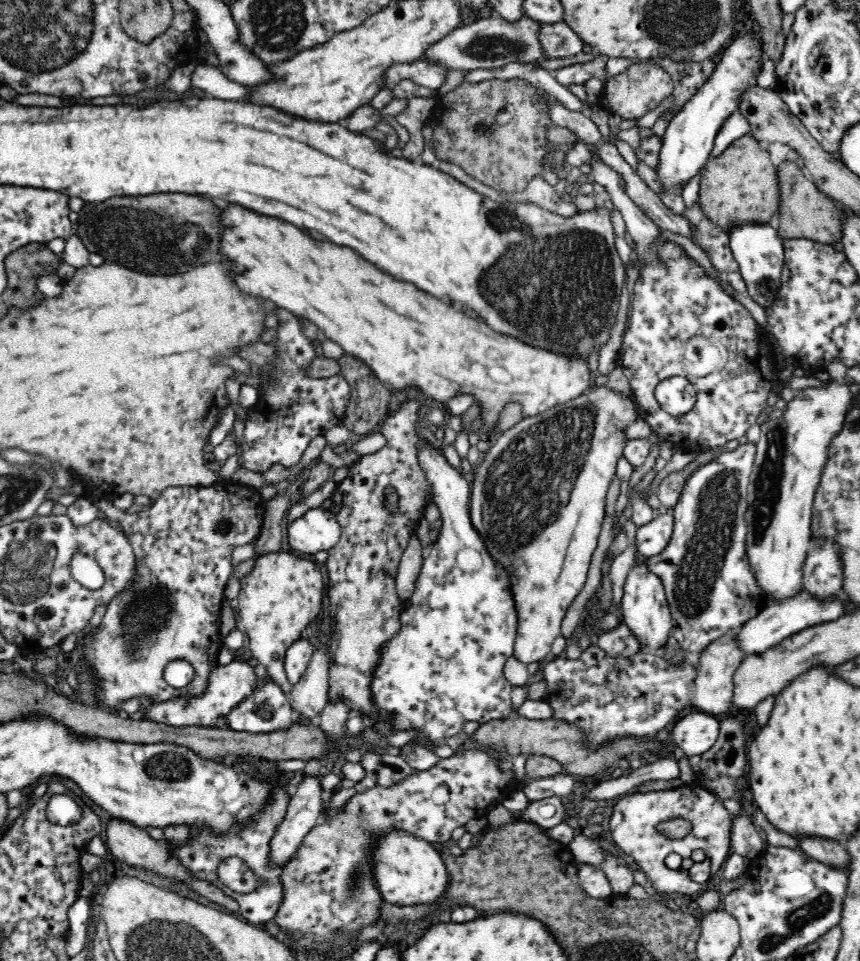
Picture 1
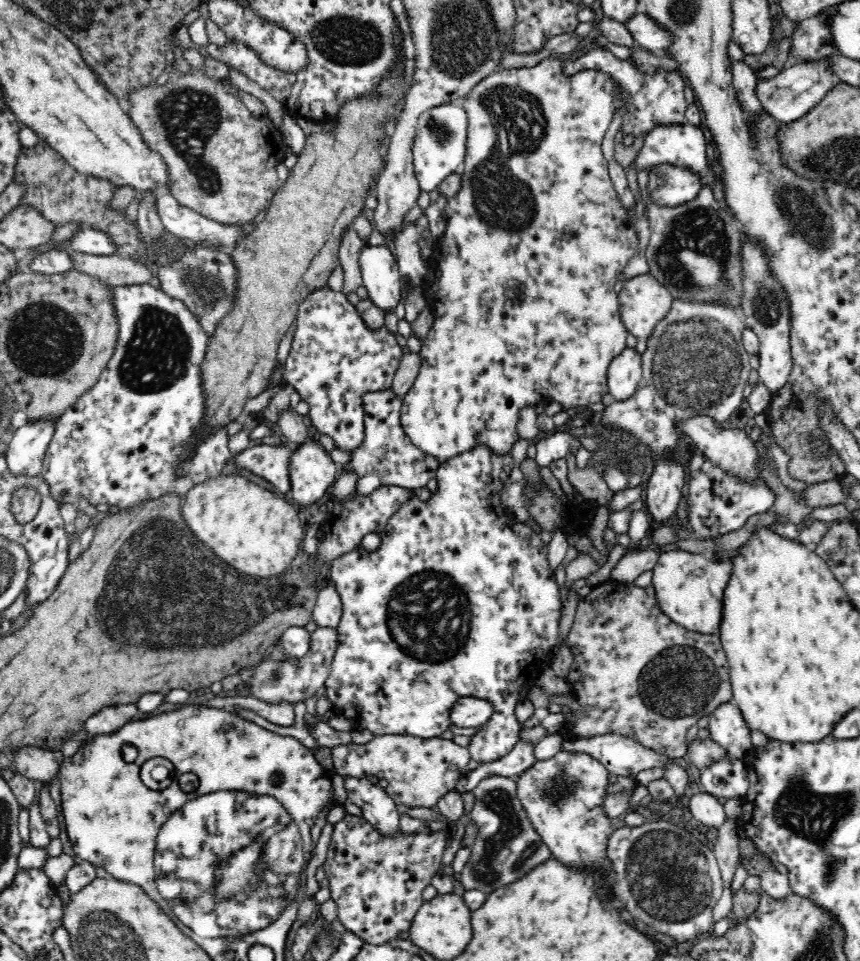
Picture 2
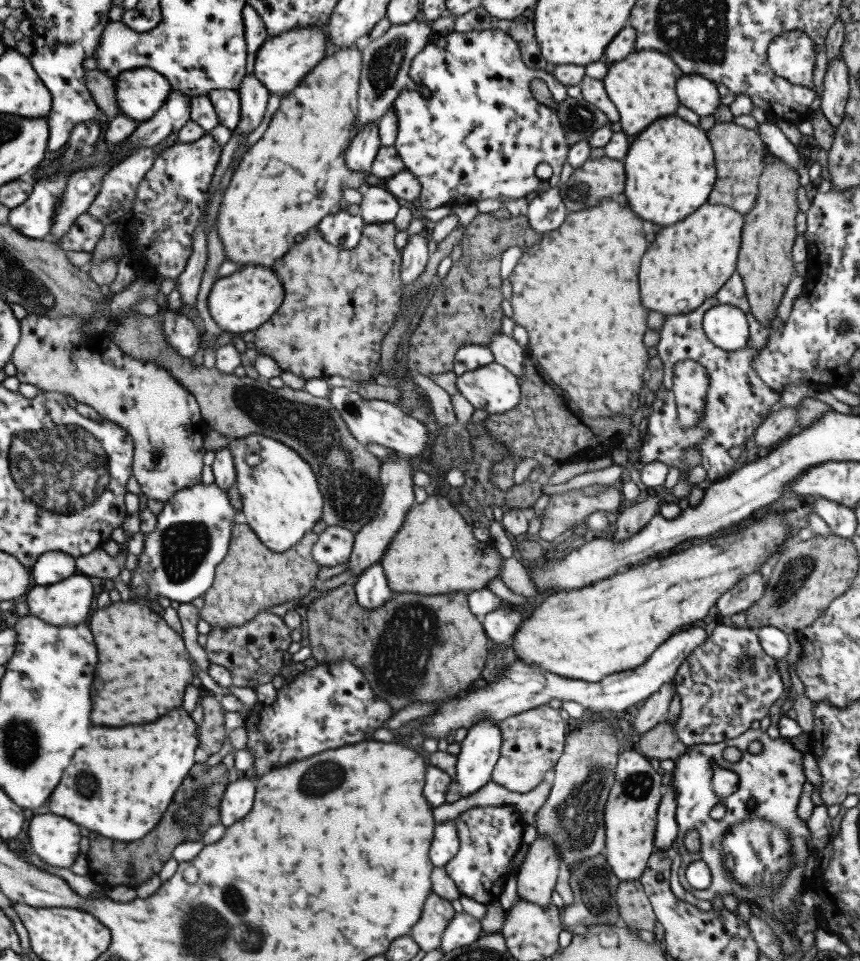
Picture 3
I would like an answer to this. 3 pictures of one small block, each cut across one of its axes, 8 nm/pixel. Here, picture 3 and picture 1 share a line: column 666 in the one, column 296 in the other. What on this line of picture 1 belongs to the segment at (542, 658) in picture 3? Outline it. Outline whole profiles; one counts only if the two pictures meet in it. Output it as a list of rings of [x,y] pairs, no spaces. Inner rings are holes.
[[[281,550],[258,557],[253,569],[240,580],[237,610],[249,638],[251,654],[287,696],[294,685],[288,681],[284,668],[286,651],[322,612],[322,594],[324,578],[320,568],[308,559]]]

